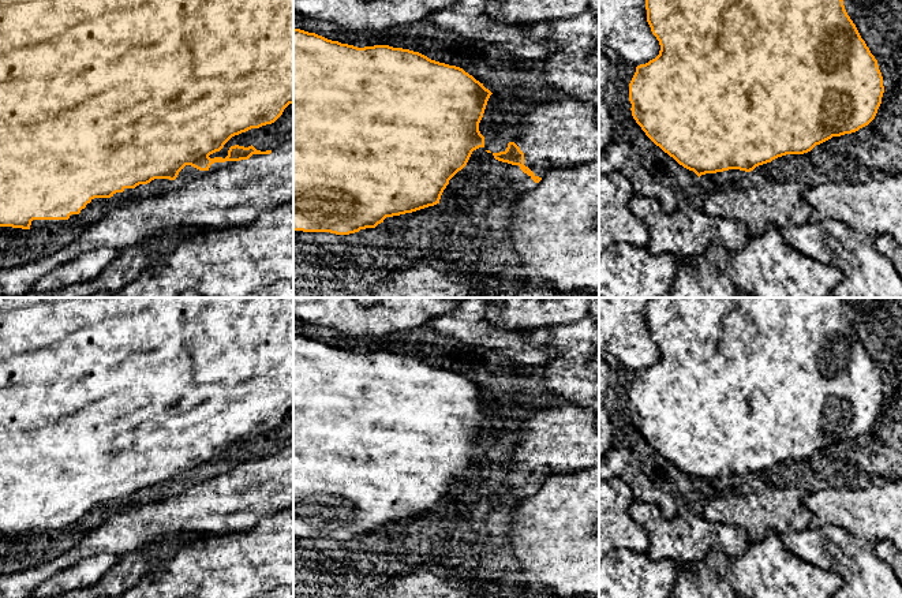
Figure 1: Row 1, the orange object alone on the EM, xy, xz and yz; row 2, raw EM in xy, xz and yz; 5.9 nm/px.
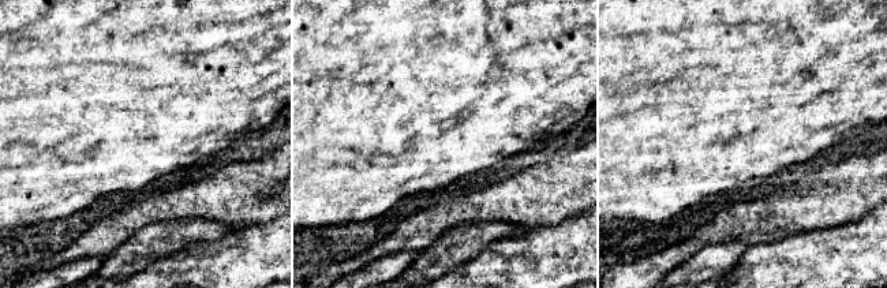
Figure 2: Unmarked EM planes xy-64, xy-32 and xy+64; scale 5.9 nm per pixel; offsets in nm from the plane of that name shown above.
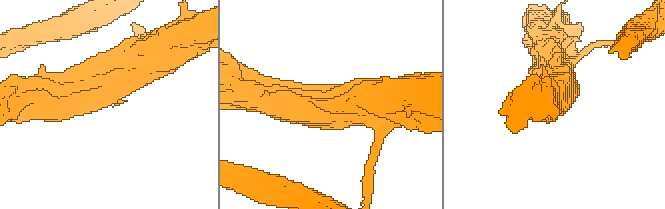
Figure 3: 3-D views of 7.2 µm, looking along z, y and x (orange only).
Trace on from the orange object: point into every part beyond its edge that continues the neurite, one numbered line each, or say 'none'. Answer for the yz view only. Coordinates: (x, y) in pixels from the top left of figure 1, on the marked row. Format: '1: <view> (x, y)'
none

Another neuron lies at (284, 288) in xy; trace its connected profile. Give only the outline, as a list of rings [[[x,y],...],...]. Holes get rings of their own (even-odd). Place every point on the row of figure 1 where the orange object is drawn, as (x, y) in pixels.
[[[293,280],[277,281],[244,298],[293,298]]]

